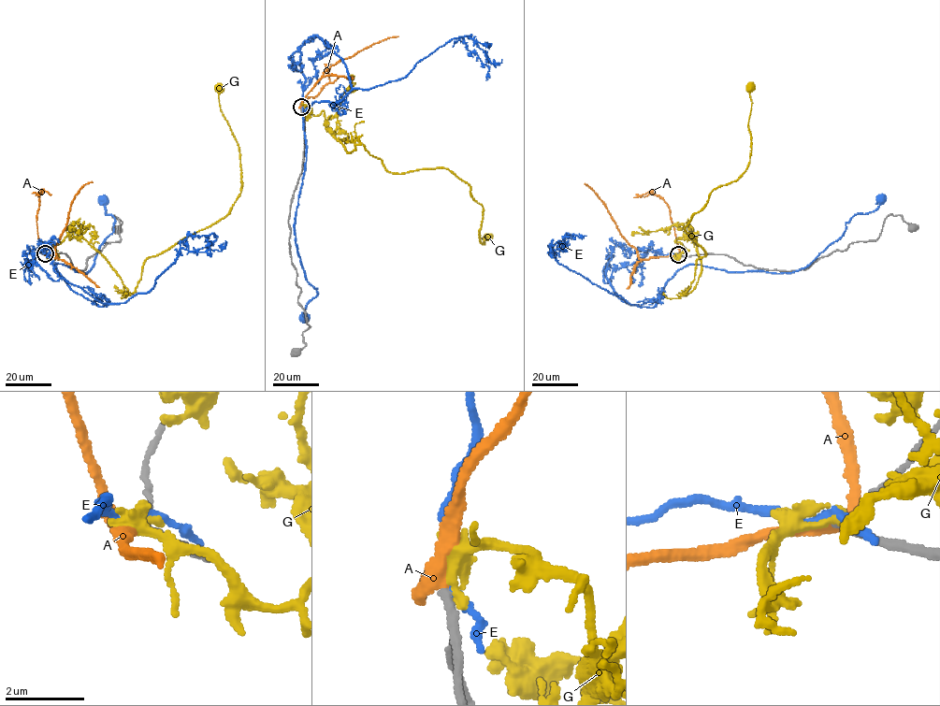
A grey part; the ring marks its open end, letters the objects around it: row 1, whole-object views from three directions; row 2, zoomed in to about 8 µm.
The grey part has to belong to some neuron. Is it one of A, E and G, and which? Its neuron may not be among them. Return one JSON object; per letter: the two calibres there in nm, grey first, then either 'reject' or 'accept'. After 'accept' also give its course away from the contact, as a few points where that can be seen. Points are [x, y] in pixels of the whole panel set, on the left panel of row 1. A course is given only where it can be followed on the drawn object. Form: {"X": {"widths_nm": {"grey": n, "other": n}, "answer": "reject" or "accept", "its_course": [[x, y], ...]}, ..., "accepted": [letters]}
{"A": {"widths_nm": {"grey": 160, "other": 280}, "answer": "accept", "its_course": [[45, 253], [56, 257], [54, 248], [65, 226], [71, 202], [82, 186], [92, 182]]}, "E": {"widths_nm": {"grey": 160, "other": 200}, "answer": "reject"}, "G": {"widths_nm": {"grey": 180, "other": 240}, "answer": "reject"}, "accepted": ["A"]}

